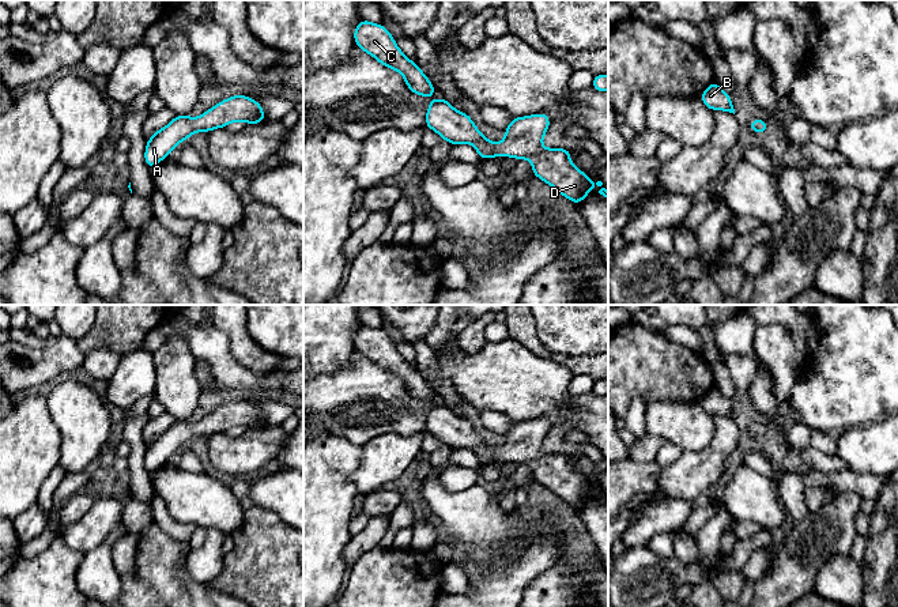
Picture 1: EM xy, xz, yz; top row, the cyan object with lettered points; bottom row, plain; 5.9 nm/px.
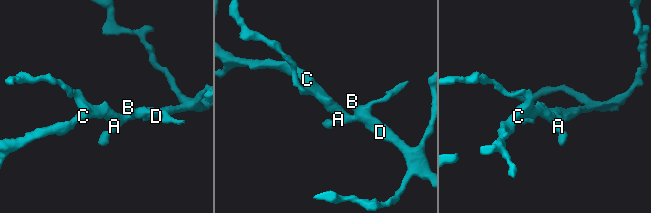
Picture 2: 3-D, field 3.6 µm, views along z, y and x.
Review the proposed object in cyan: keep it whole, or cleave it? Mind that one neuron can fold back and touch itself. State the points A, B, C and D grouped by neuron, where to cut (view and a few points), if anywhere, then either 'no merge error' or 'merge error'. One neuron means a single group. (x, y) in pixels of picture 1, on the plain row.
groups A B C D; cut none; no merge error

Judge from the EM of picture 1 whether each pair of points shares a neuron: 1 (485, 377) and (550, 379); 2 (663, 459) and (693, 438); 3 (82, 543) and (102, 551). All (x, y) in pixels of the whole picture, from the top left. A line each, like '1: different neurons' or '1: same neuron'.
1: same neuron
2: different neurons
3: different neurons

